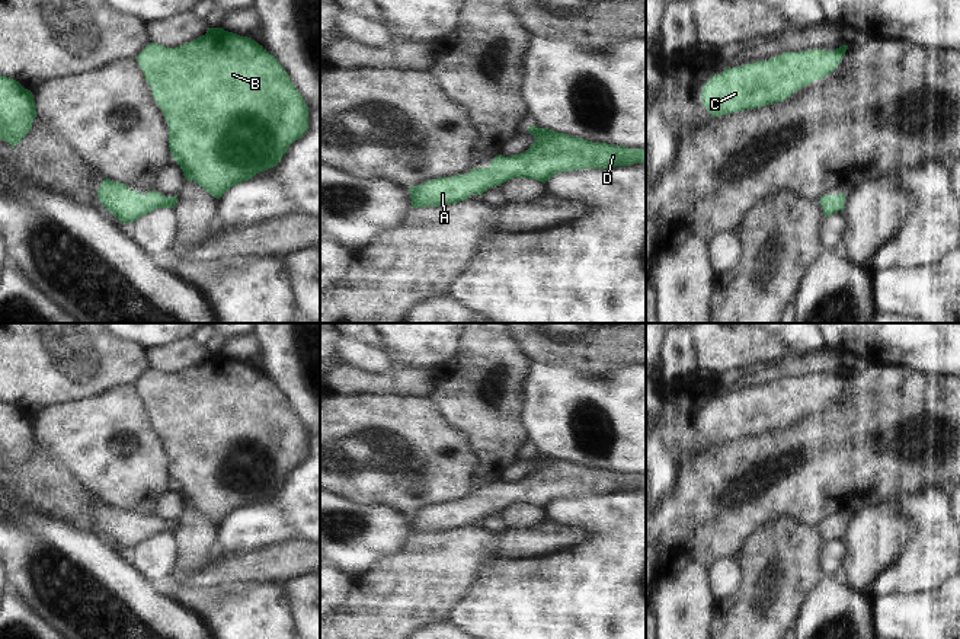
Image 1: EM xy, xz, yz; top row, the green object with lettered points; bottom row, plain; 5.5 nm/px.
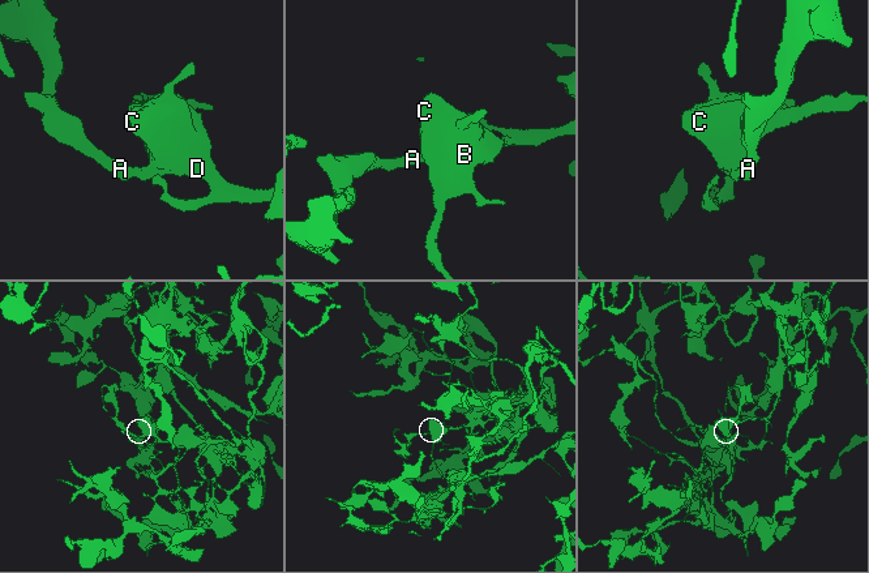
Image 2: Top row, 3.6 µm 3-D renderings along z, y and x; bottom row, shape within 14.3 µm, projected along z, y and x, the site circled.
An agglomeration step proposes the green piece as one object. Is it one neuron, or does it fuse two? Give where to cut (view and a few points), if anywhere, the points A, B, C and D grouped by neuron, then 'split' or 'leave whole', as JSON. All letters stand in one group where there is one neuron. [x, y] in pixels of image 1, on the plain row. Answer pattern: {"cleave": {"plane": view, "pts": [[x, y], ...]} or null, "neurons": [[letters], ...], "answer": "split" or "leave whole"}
{"cleave": null, "neurons": [["A", "B", "C", "D"]], "answer": "leave whole"}

